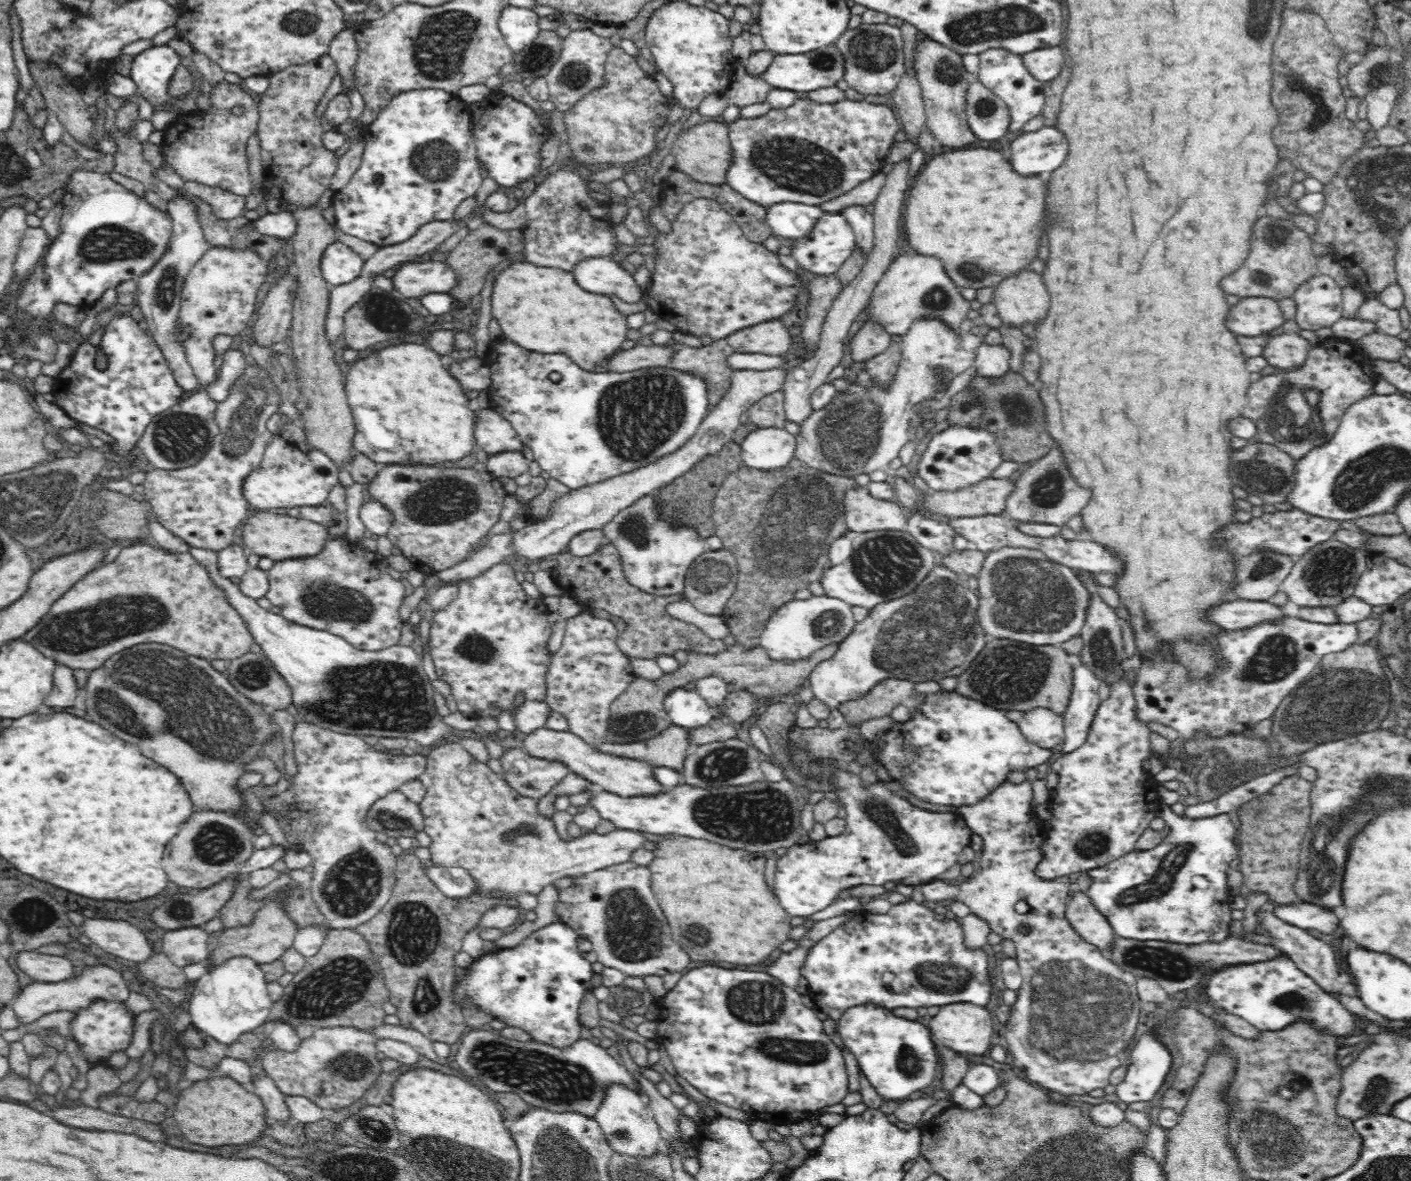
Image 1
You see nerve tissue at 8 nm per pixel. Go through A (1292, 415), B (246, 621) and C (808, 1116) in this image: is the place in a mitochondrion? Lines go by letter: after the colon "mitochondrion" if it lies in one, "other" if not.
A: mitochondrion
B: other
C: other

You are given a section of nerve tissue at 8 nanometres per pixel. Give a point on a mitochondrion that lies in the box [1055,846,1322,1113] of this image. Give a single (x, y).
(1168, 965)

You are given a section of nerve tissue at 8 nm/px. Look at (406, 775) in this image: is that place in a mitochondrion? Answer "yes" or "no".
no

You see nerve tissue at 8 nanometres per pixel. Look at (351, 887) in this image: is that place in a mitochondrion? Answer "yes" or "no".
yes

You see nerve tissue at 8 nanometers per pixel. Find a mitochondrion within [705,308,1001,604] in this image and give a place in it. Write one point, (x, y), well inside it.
(807, 514)

